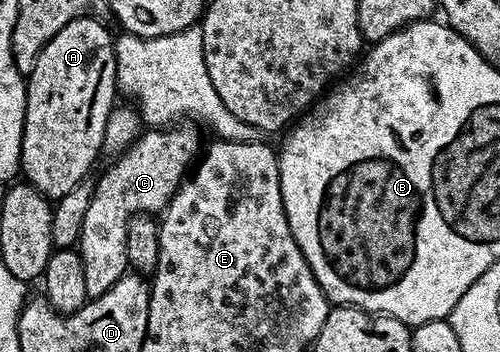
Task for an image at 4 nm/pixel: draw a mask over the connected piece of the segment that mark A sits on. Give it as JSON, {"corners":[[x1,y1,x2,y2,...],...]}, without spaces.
{"corners":[[95,17,69,21,57,37,43,46,35,68,26,76,21,175,52,201,65,197,73,185,92,174,91,166,103,149,105,121,117,103,115,39,105,24,91,18]]}

